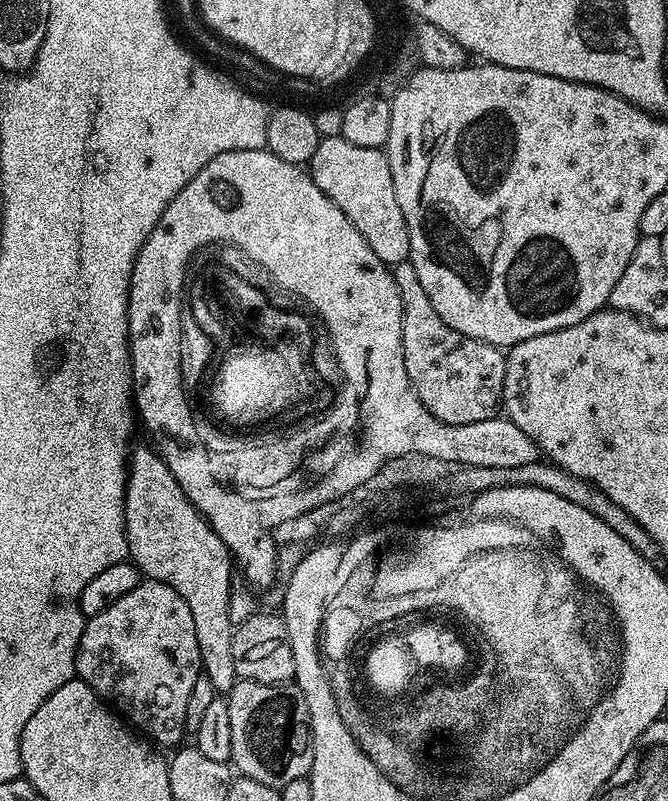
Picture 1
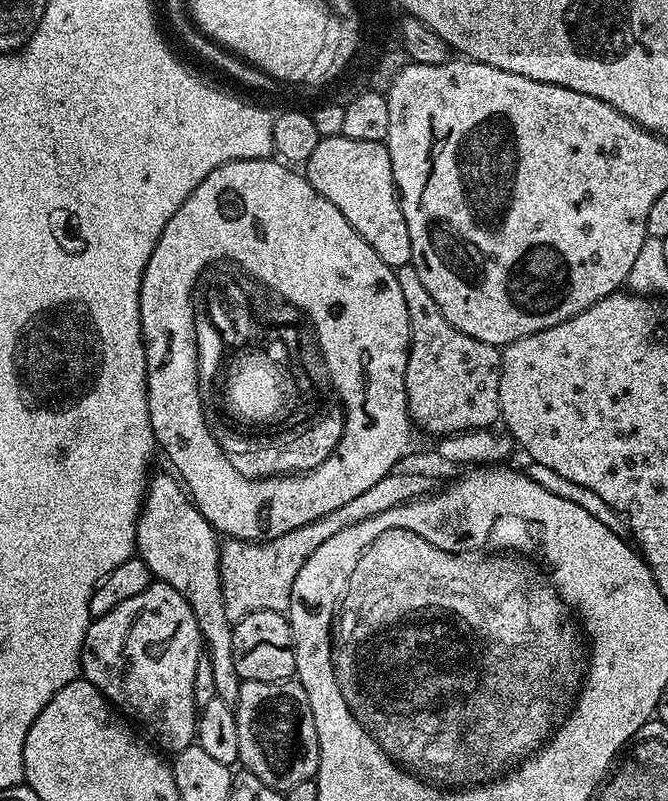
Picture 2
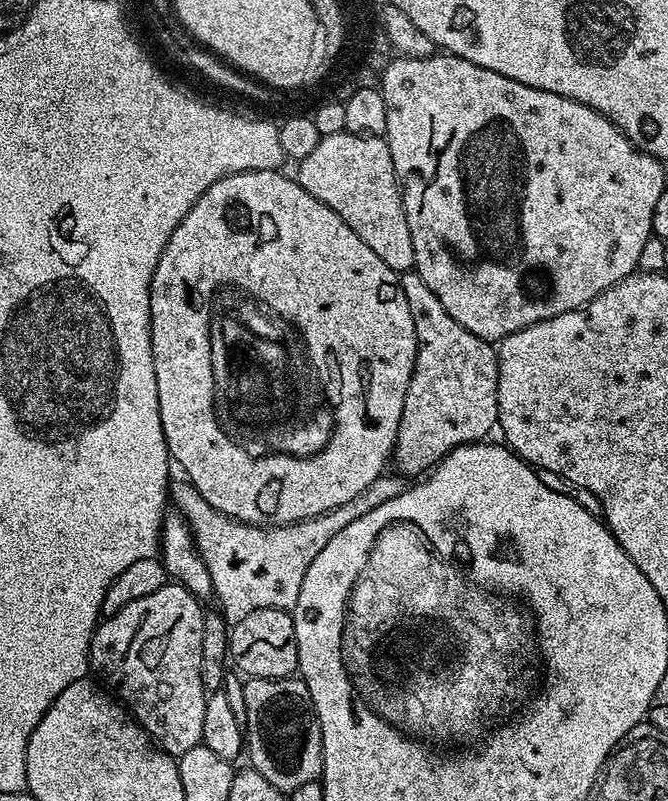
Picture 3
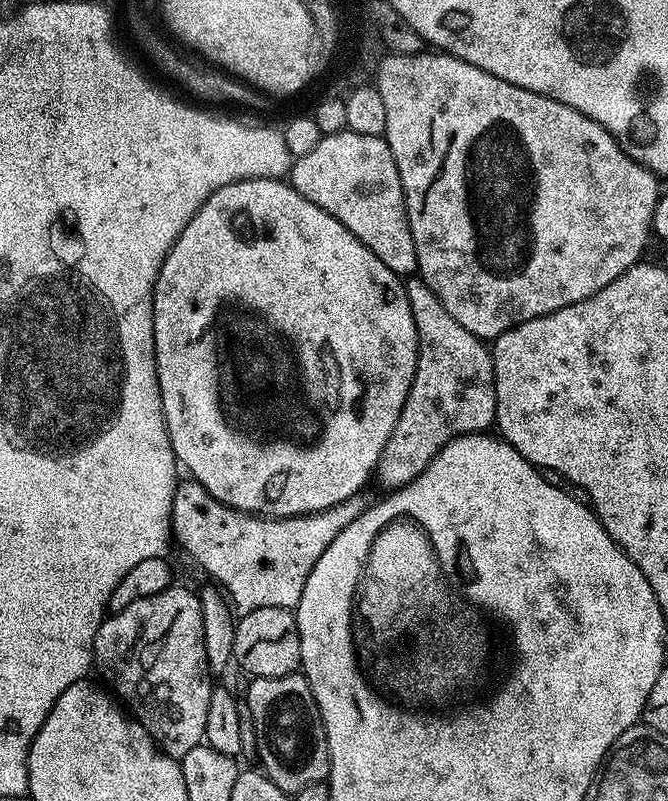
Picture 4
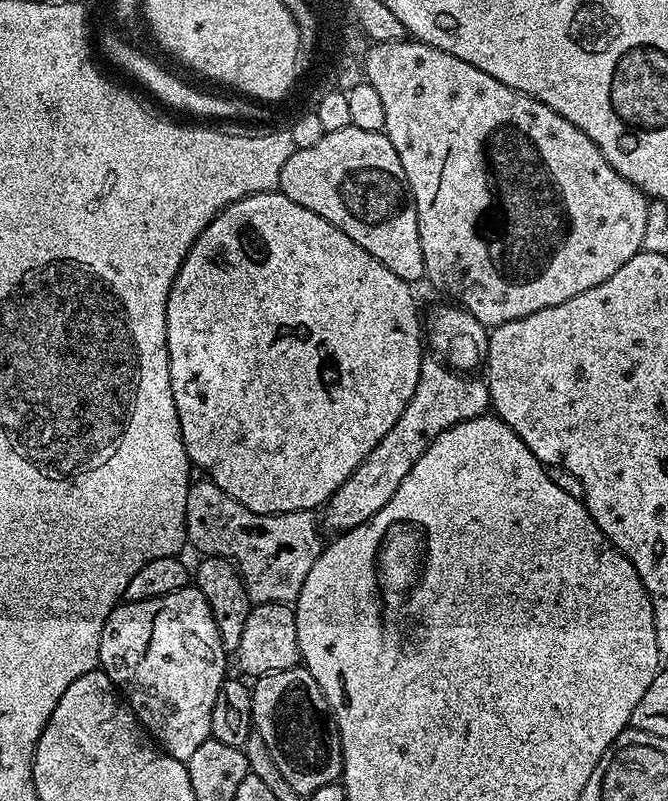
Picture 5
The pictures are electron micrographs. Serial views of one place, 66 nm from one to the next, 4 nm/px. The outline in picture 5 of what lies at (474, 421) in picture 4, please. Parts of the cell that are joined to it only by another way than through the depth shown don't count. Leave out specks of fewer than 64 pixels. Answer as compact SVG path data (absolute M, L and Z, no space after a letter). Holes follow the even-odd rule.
M426 358L420 364L418 374L418 386L414 386L414 394L410 402L406 402L406 410L386 430L382 442L366 454L366 458L338 486L338 490L323 505L322 514L323 527L329 528L332 534L349 532L352 528L362 526L390 498L394 498L394 490L402 486L402 478L410 474L414 462L432 445L434 438L438 438L446 430L450 430L456 424L466 422L470 418L478 418L489 411L490 401L488 398L488 385L483 379L475 380L472 376L466 376L463 371L449 366L443 360L432 360Z

